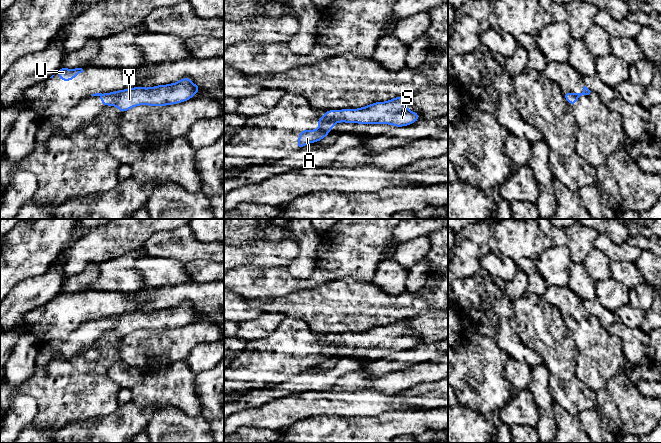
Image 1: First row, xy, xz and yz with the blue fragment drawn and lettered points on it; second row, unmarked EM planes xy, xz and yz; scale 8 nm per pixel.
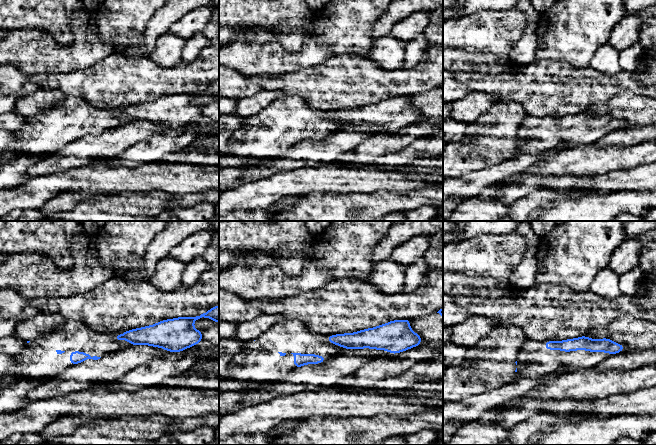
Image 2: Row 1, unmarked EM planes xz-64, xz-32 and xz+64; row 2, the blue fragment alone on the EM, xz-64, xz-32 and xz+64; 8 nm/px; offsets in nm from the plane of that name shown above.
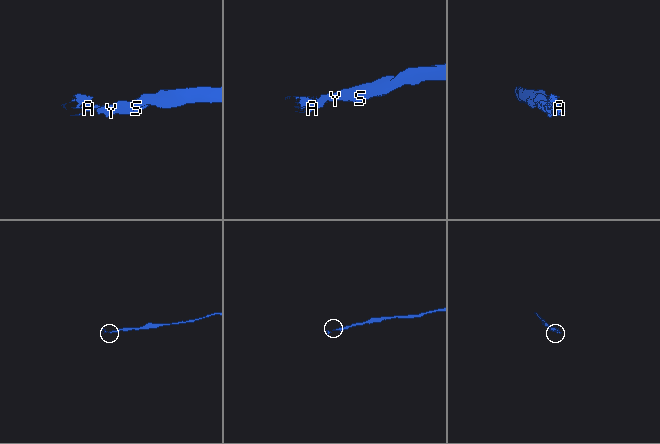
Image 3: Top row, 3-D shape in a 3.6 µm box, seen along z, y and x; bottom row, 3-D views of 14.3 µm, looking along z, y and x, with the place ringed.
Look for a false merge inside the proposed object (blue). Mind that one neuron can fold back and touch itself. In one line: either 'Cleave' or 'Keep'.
Cleave

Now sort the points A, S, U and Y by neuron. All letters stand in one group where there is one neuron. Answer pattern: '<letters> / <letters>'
A U / S Y

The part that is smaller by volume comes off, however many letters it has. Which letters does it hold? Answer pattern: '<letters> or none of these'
A, U

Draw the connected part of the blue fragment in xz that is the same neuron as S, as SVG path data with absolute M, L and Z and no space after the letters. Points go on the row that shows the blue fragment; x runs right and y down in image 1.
M399 96L386 102L376 102L359 109L327 110L324 117L327 121L390 124L395 127L409 126L421 119L414 111L408 111L406 97Z

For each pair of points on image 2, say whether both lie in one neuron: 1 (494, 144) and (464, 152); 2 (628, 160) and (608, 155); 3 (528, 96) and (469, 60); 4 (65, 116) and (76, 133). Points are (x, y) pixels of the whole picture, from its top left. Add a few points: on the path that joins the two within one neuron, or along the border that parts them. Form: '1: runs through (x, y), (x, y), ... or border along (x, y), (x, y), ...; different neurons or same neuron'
1: runs through (487, 145), (478, 152), (471, 152); same neuron
2: runs through (623, 157), (613, 157); same neuron
3: border along (514, 65), (496, 74), (468, 74); different neurons
4: runs through (69, 120), (76, 129); same neuron

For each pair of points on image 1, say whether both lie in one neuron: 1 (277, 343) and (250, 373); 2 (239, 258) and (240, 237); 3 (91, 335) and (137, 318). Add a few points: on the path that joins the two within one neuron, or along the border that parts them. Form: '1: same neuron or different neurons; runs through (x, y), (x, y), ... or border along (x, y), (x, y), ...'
1: same neuron; runs through (278, 352), (259, 369)
2: different neurons; border along (263, 241), (254, 241), (234, 246)
3: same neuron; runs through (102, 326), (108, 322), (126, 322)

